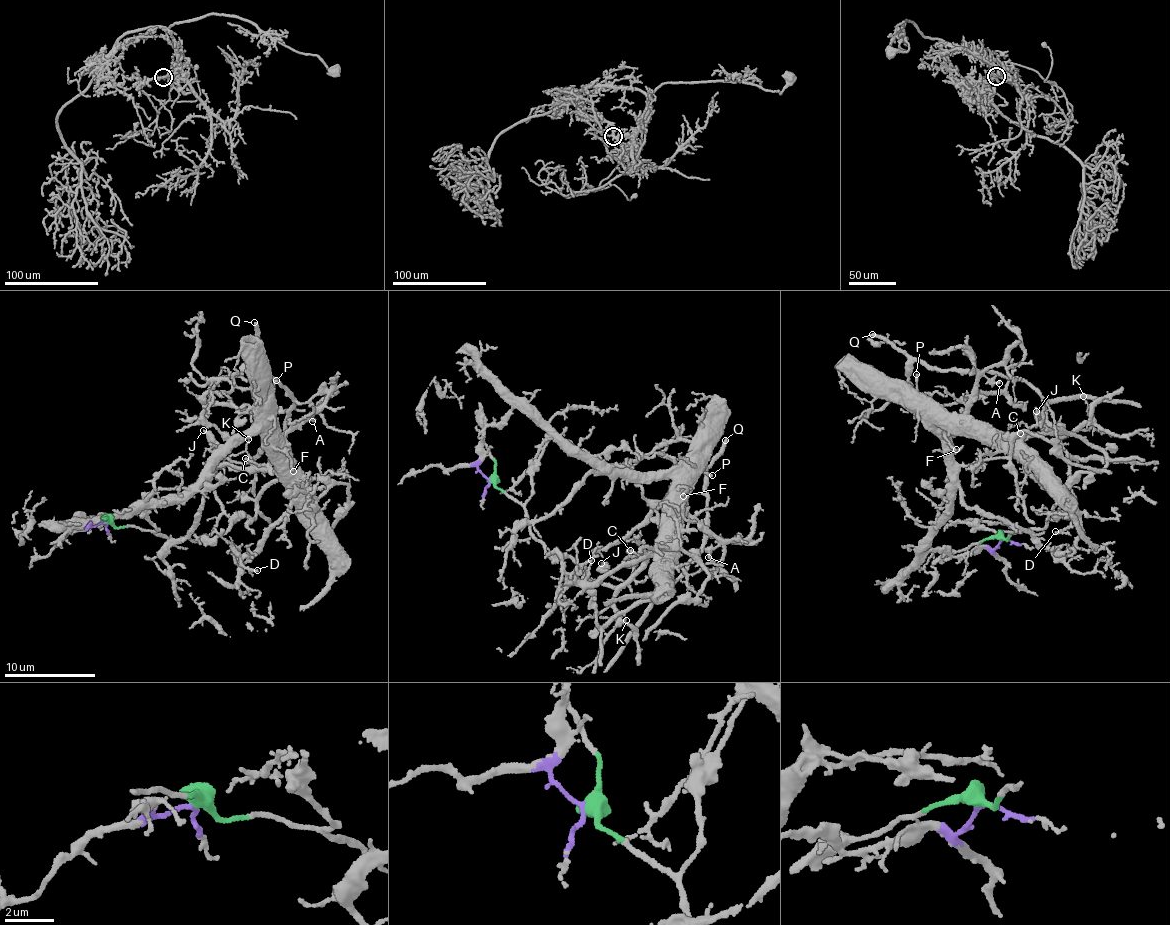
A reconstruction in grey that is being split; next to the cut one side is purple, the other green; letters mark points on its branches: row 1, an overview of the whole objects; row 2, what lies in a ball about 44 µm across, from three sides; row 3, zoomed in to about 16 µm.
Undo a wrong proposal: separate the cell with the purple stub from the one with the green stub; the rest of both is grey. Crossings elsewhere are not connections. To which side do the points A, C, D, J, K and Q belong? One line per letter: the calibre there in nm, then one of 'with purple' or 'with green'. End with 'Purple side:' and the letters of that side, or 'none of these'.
A: 120 nm | with green
C: 140 nm | with purple
D: 200 nm | with purple
J: 400 nm | with green
K: 110 nm | with purple
Q: 280 nm | with green
Purple side: C, D, K

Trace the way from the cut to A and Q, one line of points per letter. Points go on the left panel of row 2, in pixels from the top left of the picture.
A: (105, 523), (170, 541), (254, 519), (264, 486), (295, 470), (286, 411), (305, 402), (312, 422)
Q: (105, 523), (212, 538), (243, 513), (254, 519), (264, 486), (290, 480), (294, 401), (256, 352), (255, 321)

